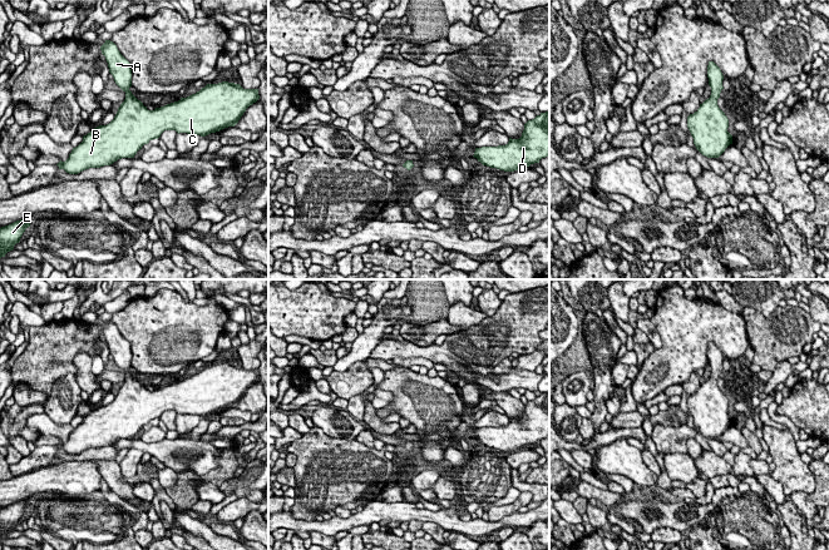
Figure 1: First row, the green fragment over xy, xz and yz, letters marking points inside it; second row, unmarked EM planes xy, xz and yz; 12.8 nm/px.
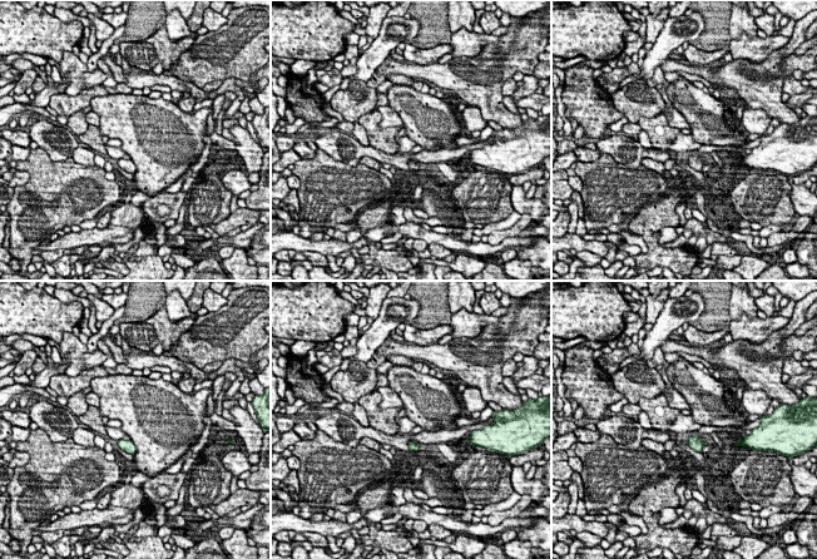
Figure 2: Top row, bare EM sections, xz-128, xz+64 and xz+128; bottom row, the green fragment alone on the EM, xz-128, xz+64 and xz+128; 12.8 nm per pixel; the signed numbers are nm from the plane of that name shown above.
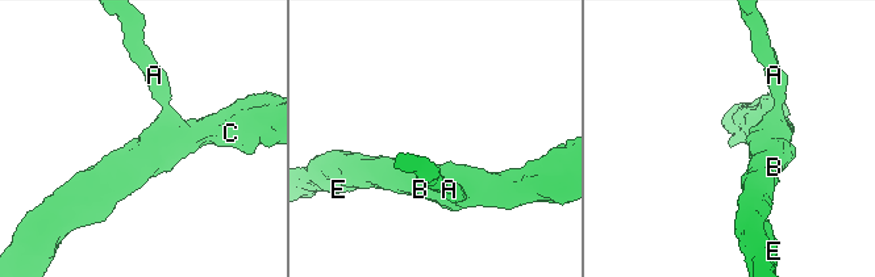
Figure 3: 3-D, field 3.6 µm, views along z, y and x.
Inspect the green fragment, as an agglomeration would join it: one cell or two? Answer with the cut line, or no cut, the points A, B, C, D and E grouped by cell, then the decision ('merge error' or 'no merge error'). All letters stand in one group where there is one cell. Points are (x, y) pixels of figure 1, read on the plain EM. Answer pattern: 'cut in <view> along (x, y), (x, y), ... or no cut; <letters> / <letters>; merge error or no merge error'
no cut; A B C D E; no merge error

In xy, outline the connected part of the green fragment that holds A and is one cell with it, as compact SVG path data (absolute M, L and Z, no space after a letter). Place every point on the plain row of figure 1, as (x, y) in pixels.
M105 321L100 331L125 380L109 405L84 416L69 438L56 445L69 455L110 446L122 438L134 438L144 425L158 420L164 411L206 417L235 407L246 390L260 380L258 370L243 370L240 365L222 362L207 365L196 375L148 391L129 371L130 343L117 326Z

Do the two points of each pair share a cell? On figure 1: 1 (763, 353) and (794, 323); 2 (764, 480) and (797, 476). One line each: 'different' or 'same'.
1: same
2: different

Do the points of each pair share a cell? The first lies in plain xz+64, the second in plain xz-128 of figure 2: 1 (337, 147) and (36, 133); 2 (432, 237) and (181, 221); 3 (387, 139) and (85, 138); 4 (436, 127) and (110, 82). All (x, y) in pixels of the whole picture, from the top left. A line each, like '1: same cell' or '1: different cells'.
1: same cell
2: same cell
3: same cell
4: different cells

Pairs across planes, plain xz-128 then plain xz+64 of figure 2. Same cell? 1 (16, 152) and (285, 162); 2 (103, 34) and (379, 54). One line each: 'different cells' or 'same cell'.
1: same cell
2: same cell

